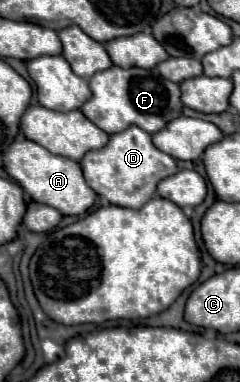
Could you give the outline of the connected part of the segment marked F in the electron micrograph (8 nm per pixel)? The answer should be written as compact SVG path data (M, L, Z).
M112 66L90 78L90 90L92 98L84 102L80 110L90 122L96 122L96 126L100 126L108 134L122 132L128 126L138 126L154 134L162 130L172 118L182 116L180 86L176 82L168 82L156 70L124 70L120 66Z

